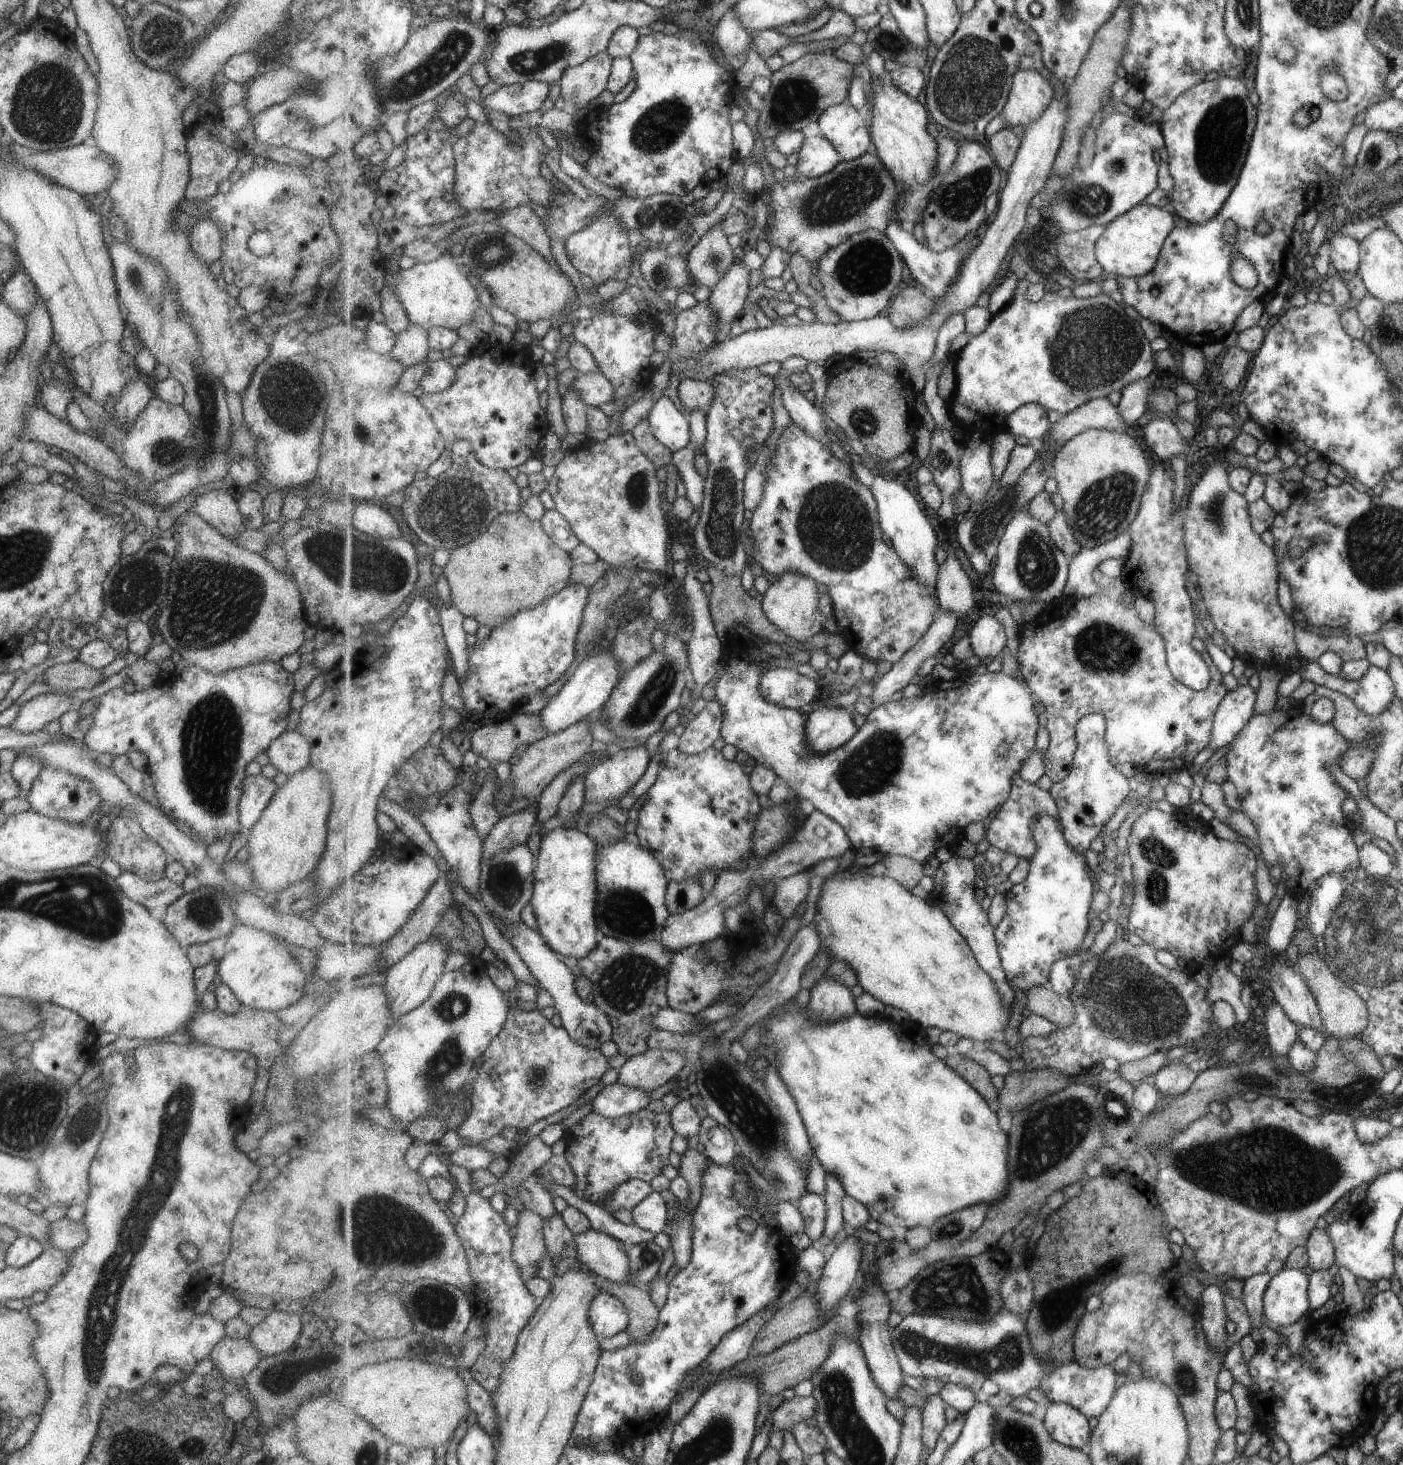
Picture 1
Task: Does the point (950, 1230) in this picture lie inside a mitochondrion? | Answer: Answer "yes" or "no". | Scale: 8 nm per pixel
yes

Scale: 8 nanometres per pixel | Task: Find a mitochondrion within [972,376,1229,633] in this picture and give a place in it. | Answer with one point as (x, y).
(1099, 513)

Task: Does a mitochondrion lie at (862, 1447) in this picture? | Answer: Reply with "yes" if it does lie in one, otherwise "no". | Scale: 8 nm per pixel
yes

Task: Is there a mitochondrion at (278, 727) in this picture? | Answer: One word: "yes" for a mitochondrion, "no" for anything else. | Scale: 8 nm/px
no

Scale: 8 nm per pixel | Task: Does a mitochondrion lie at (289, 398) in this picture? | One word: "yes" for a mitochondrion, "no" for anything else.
yes

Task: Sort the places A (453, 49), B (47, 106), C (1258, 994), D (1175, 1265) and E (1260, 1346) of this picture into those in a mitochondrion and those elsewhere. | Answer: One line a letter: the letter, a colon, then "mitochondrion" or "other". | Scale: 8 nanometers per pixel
A: mitochondrion
B: mitochondrion
C: other
D: other
E: other

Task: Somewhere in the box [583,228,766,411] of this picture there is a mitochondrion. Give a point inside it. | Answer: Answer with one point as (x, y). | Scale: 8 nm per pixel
(662, 273)

